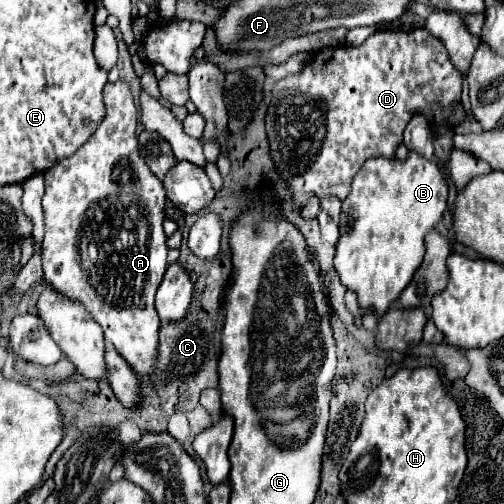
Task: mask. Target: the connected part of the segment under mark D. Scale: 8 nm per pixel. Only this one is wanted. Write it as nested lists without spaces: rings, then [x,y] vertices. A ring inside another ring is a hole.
[[[426,28],[412,32],[384,30],[372,34],[362,46],[336,46],[314,54],[312,62],[302,72],[274,84],[272,102],[266,114],[270,156],[292,194],[294,208],[302,210],[312,196],[336,196],[346,200],[352,178],[368,158],[396,156],[404,128],[416,114],[422,114],[432,128],[456,128],[466,118],[460,94],[462,72],[452,64],[442,40],[434,38]]]

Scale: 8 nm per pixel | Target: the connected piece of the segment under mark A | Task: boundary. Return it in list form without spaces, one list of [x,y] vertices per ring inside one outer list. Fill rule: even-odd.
[[[116,80],[116,82],[106,82],[104,86],[104,104],[106,104],[106,118],[102,122],[102,126],[96,130],[96,134],[82,144],[72,156],[60,160],[54,168],[50,168],[50,172],[44,174],[46,178],[46,194],[42,200],[44,206],[44,228],[46,228],[46,236],[44,236],[44,244],[42,244],[42,268],[44,268],[44,280],[54,286],[58,292],[62,292],[64,296],[68,296],[70,300],[78,300],[88,312],[90,316],[100,324],[104,338],[110,340],[114,344],[114,348],[118,350],[118,354],[130,364],[130,368],[142,376],[142,378],[150,378],[154,372],[154,360],[158,356],[158,330],[160,330],[160,320],[158,320],[158,312],[154,308],[154,294],[164,278],[166,272],[166,254],[168,254],[168,246],[166,246],[166,234],[162,230],[162,222],[164,222],[164,206],[166,206],[166,190],[162,188],[162,180],[158,180],[154,174],[150,174],[150,168],[146,168],[146,162],[142,160],[140,152],[138,152],[138,136],[136,136],[136,128],[138,128],[138,106],[134,104],[134,96],[130,92],[130,86],[124,80]]]

